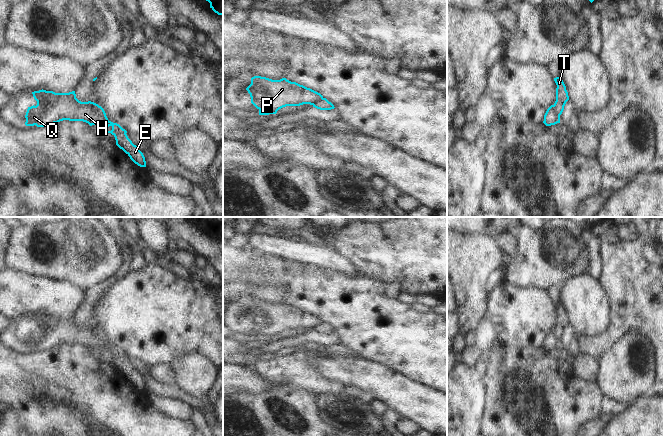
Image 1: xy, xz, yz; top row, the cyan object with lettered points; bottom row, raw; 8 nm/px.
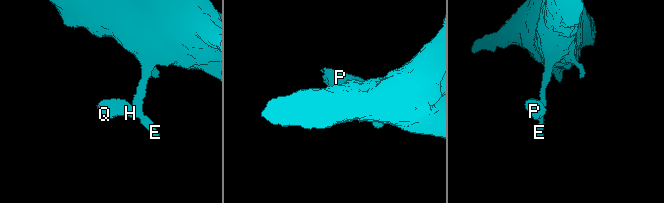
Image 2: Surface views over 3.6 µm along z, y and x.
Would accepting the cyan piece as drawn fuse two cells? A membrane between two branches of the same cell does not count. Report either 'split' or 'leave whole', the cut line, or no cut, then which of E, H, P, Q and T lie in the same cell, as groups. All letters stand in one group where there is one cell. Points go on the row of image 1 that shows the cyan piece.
split; cut xy (91, 102), (94, 109), (106, 118), (105, 124); groups E T / H P Q

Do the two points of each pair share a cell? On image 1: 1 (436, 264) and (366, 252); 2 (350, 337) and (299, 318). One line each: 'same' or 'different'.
1: same
2: different

